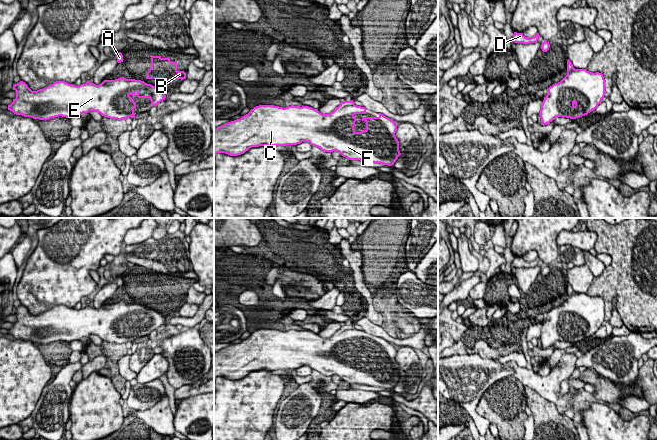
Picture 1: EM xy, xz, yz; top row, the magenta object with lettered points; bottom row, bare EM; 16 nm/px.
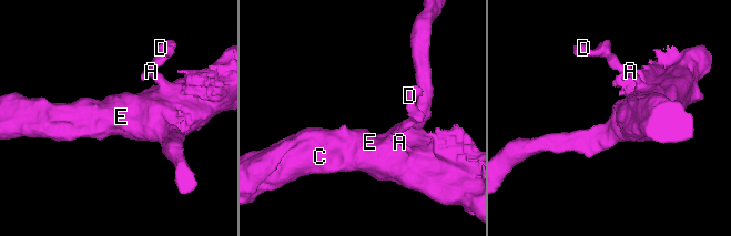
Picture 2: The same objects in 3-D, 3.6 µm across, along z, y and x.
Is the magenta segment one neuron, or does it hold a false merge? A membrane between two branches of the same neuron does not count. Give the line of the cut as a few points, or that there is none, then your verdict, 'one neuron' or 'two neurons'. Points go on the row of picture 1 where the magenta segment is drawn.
no cut | one neuron

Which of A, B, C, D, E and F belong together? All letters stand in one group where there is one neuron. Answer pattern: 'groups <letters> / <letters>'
groups A B C D E F

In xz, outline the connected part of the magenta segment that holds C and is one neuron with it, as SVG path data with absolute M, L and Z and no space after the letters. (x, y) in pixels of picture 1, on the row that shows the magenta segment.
M353 100L341 102L330 114L322 114L309 106L279 107L259 105L240 119L225 123L214 129L214 161L217 153L230 156L244 154L252 147L286 146L309 142L324 152L339 152L349 160L360 160L392 166L401 155L396 138L395 121L379 113L378 117L362 117L366 129L356 132L355 114L366 114L366 108L357 106Z

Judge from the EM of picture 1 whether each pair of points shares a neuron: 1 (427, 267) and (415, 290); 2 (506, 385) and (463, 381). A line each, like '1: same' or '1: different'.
1: different
2: different

